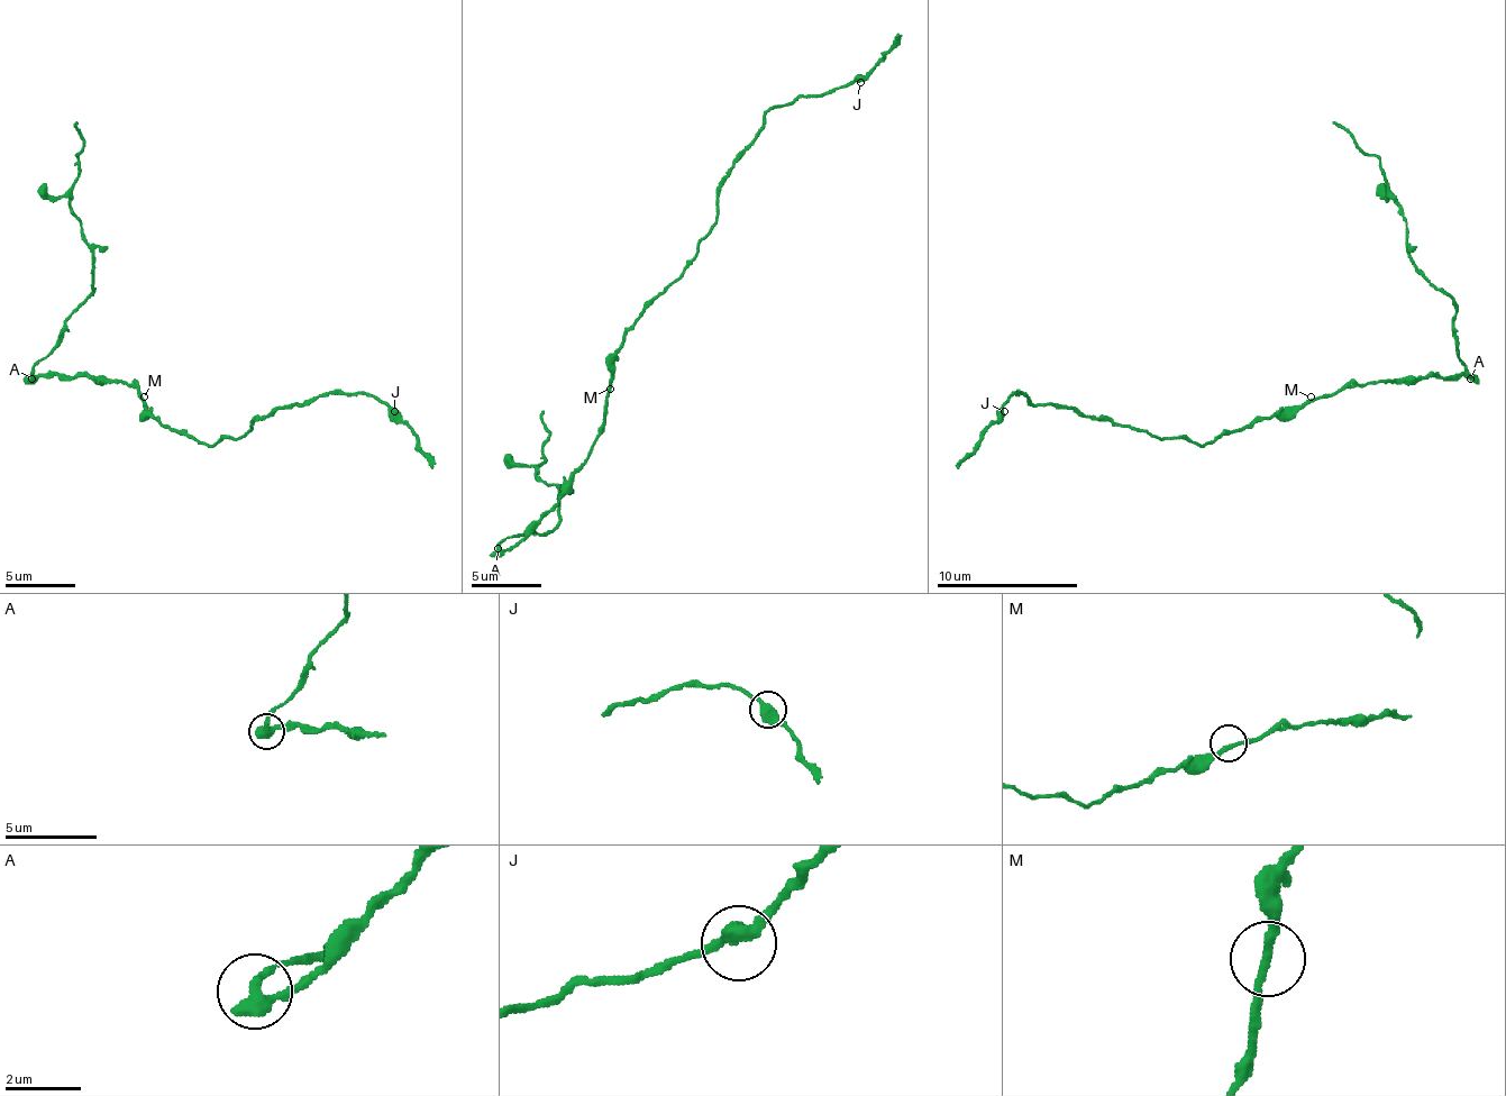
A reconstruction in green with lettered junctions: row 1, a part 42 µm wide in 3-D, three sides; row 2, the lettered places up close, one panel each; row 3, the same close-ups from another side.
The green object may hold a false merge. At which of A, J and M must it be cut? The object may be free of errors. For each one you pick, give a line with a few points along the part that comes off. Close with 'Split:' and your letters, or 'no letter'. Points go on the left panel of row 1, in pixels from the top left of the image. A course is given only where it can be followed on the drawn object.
A: Course of the part to remove: (32, 380), (32, 368), (55, 344), (63, 319), (91, 291), (91, 256), (70, 203), (84, 144), (76, 122)
Split: A

